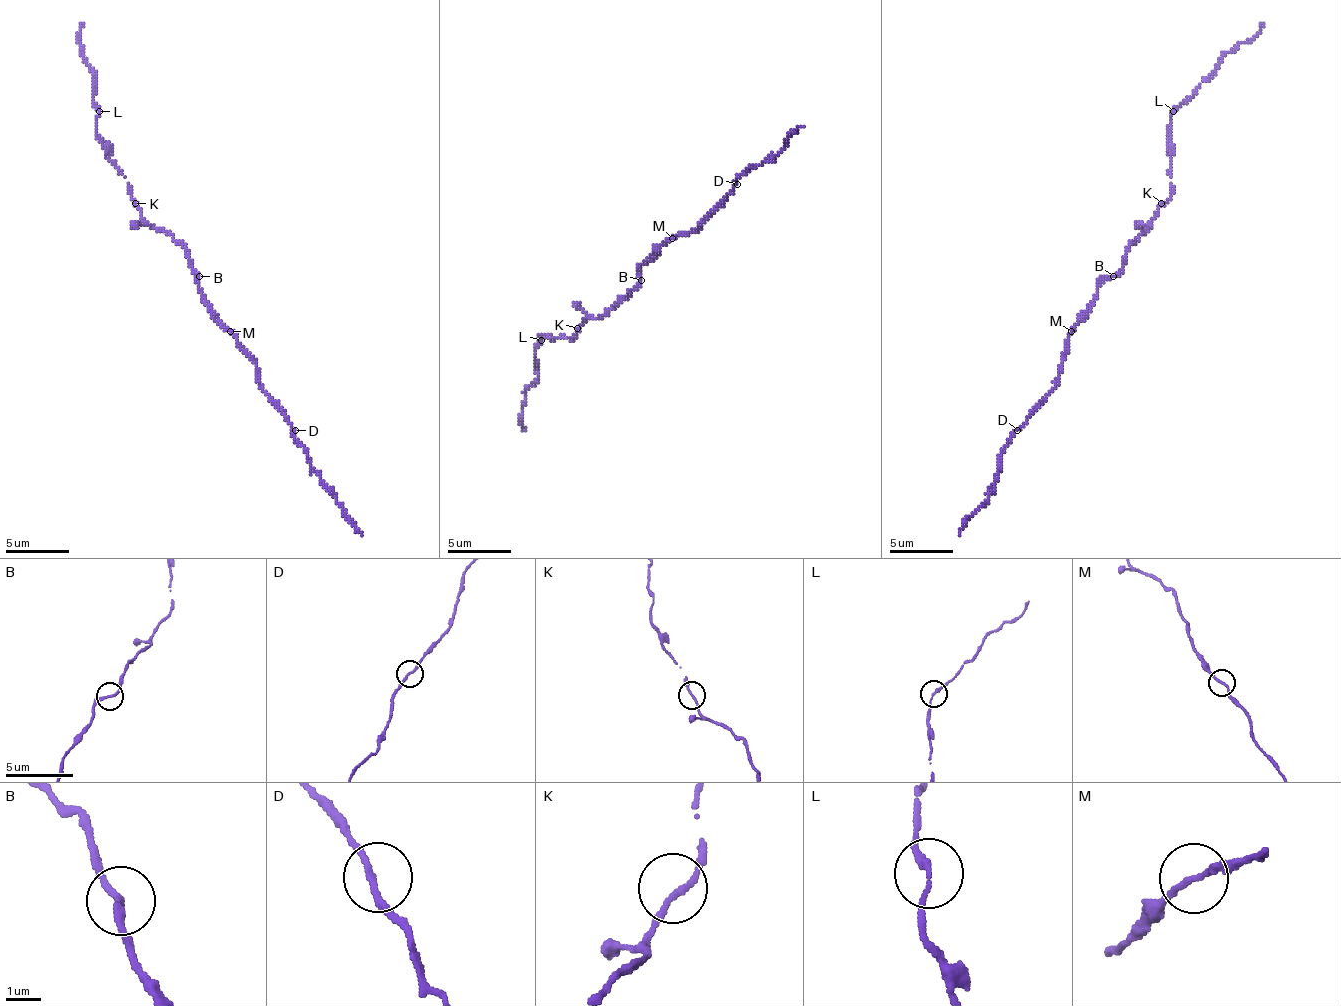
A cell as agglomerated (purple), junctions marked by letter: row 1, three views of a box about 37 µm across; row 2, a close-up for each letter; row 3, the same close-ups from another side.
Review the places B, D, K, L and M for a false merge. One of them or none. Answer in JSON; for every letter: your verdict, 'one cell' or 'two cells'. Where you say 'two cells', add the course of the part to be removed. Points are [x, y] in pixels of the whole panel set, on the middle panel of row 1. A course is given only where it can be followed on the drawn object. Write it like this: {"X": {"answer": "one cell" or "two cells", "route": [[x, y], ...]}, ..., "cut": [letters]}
{"B": {"answer": "one cell"}, "D": {"answer": "one cell"}, "K": {"answer": "one cell"}, "L": {"answer": "two cells", "route": [[541, 341], [535, 351], [538, 376], [525, 392], [522, 415], [525, 431]]}, "M": {"answer": "one cell"}, "cut": ["L"]}

